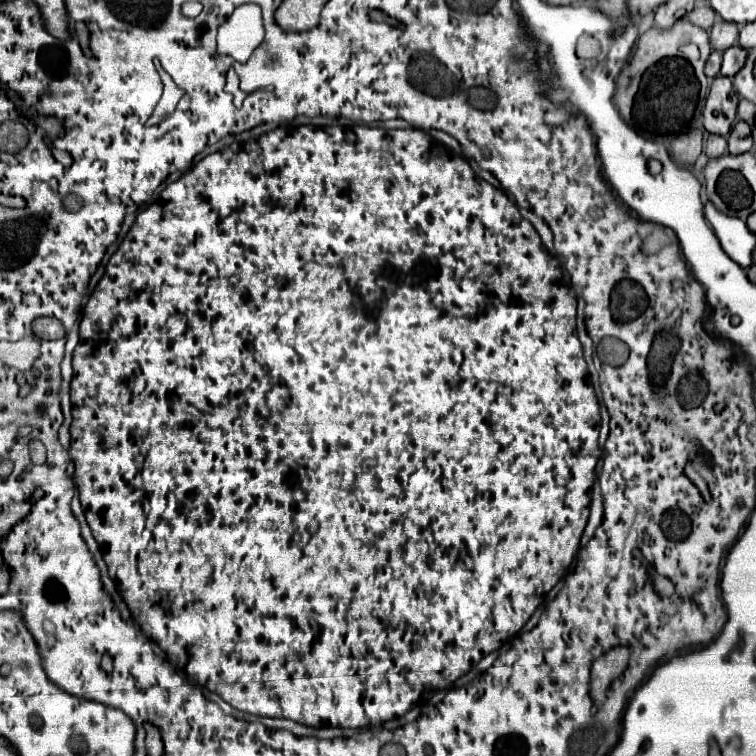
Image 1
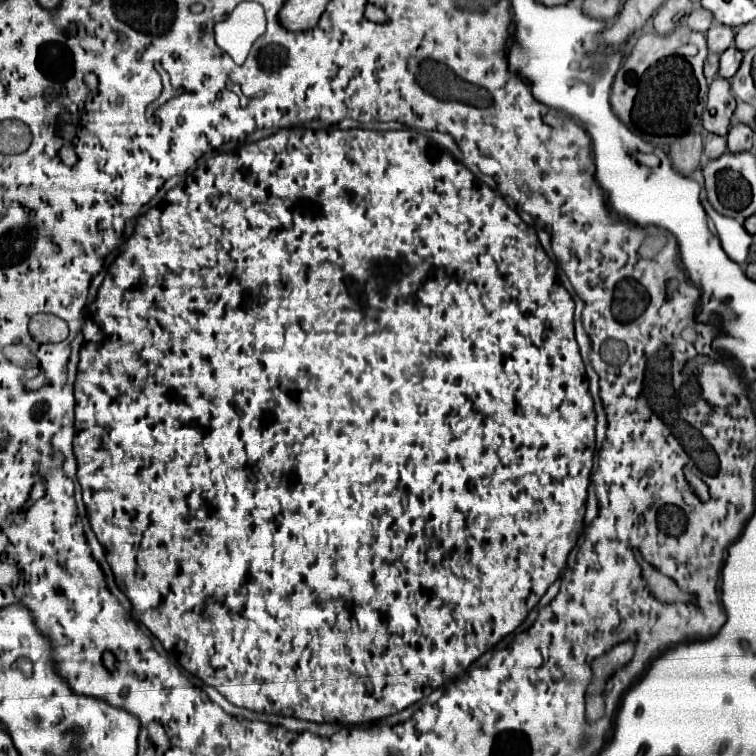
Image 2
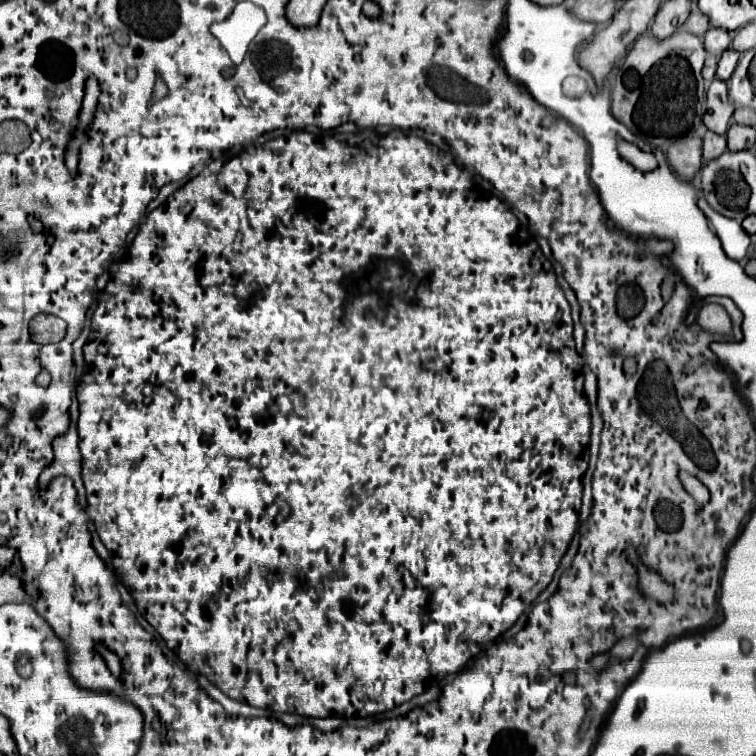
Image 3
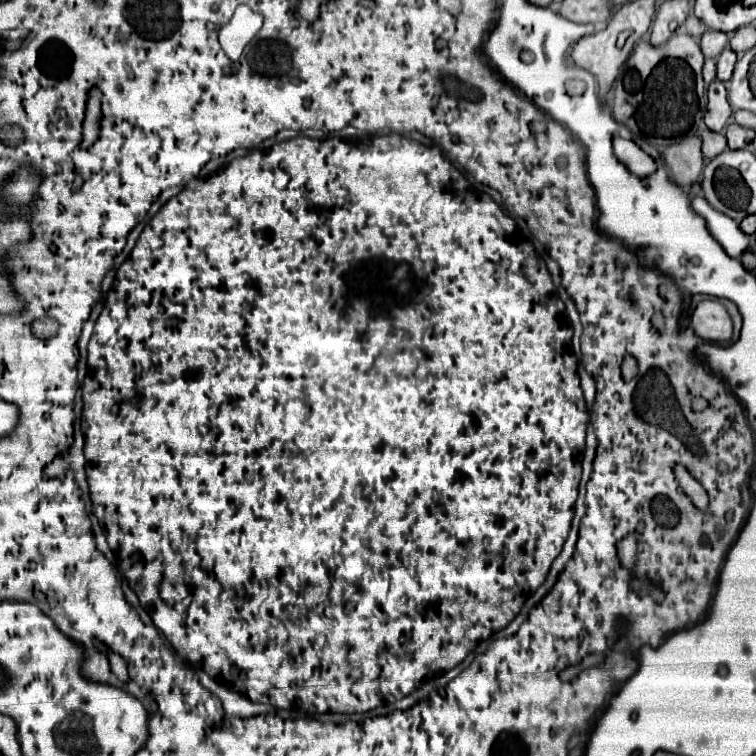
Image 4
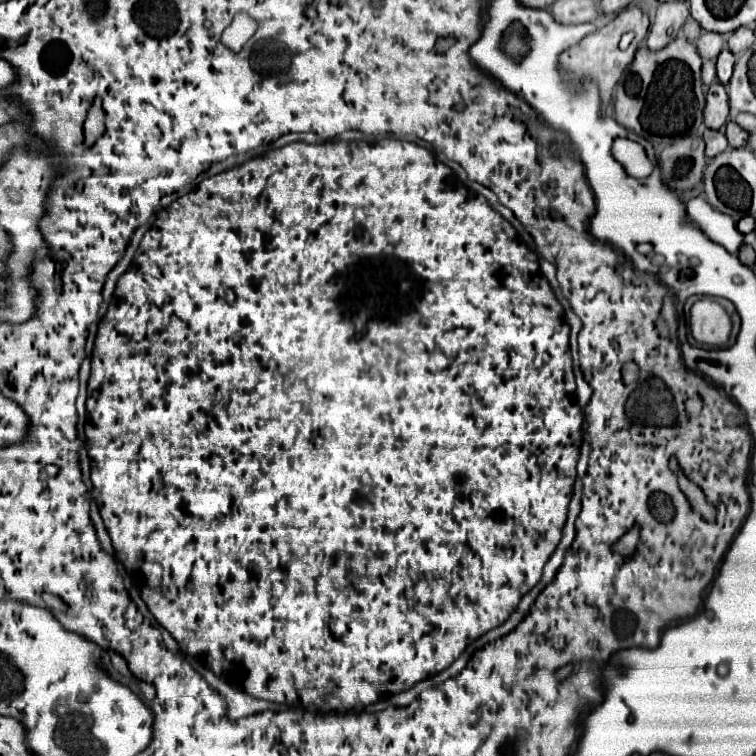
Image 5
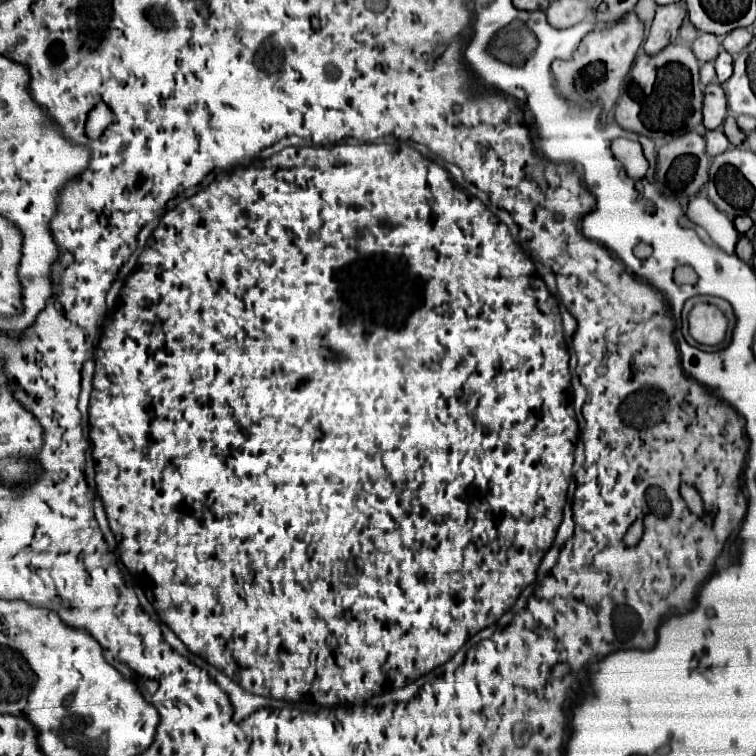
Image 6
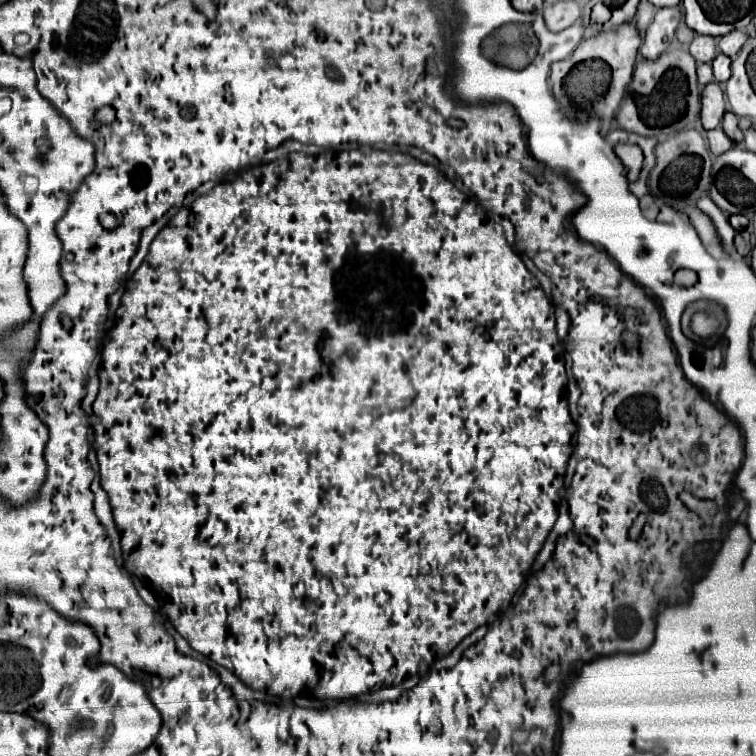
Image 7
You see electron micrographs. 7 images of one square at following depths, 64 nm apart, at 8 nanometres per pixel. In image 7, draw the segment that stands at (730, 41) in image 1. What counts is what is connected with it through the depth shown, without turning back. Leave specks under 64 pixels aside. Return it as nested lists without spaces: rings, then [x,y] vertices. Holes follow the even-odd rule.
[[[696,36],[688,50],[698,64],[712,62],[716,58],[716,40],[712,36]]]

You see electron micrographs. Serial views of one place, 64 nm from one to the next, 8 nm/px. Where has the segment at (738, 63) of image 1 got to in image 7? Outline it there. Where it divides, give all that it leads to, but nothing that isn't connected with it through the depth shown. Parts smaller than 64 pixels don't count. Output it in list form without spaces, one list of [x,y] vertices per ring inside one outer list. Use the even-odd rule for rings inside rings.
[[[718,52],[718,56],[714,58],[714,78],[720,84],[730,78],[730,58],[722,52]]]

